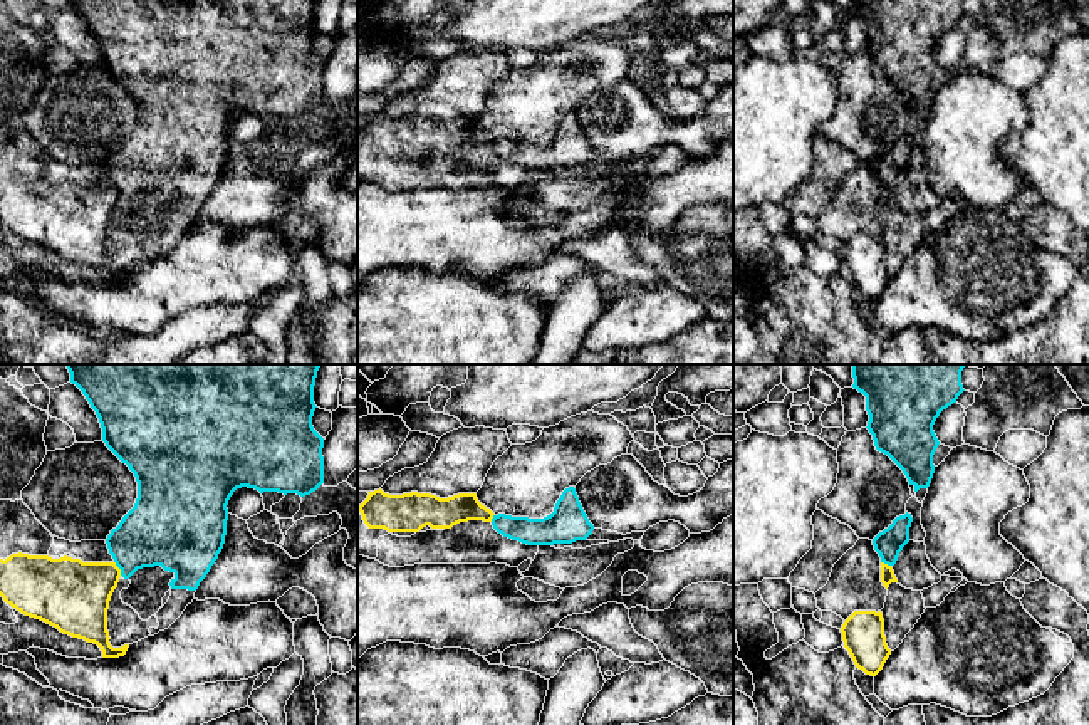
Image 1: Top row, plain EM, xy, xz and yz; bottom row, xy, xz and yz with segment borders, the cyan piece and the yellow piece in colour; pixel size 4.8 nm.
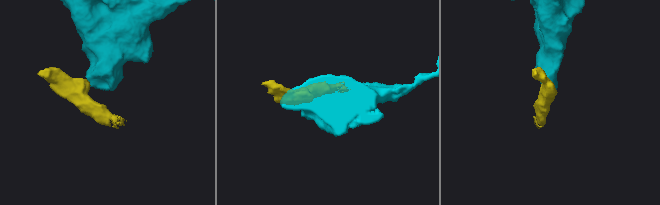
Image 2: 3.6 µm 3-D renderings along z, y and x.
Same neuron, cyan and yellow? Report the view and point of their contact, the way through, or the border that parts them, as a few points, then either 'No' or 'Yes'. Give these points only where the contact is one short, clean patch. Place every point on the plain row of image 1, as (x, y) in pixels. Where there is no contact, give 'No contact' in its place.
Touches cyan at xy (118, 190). Boundary: xy (114, 185), (121, 198). No

